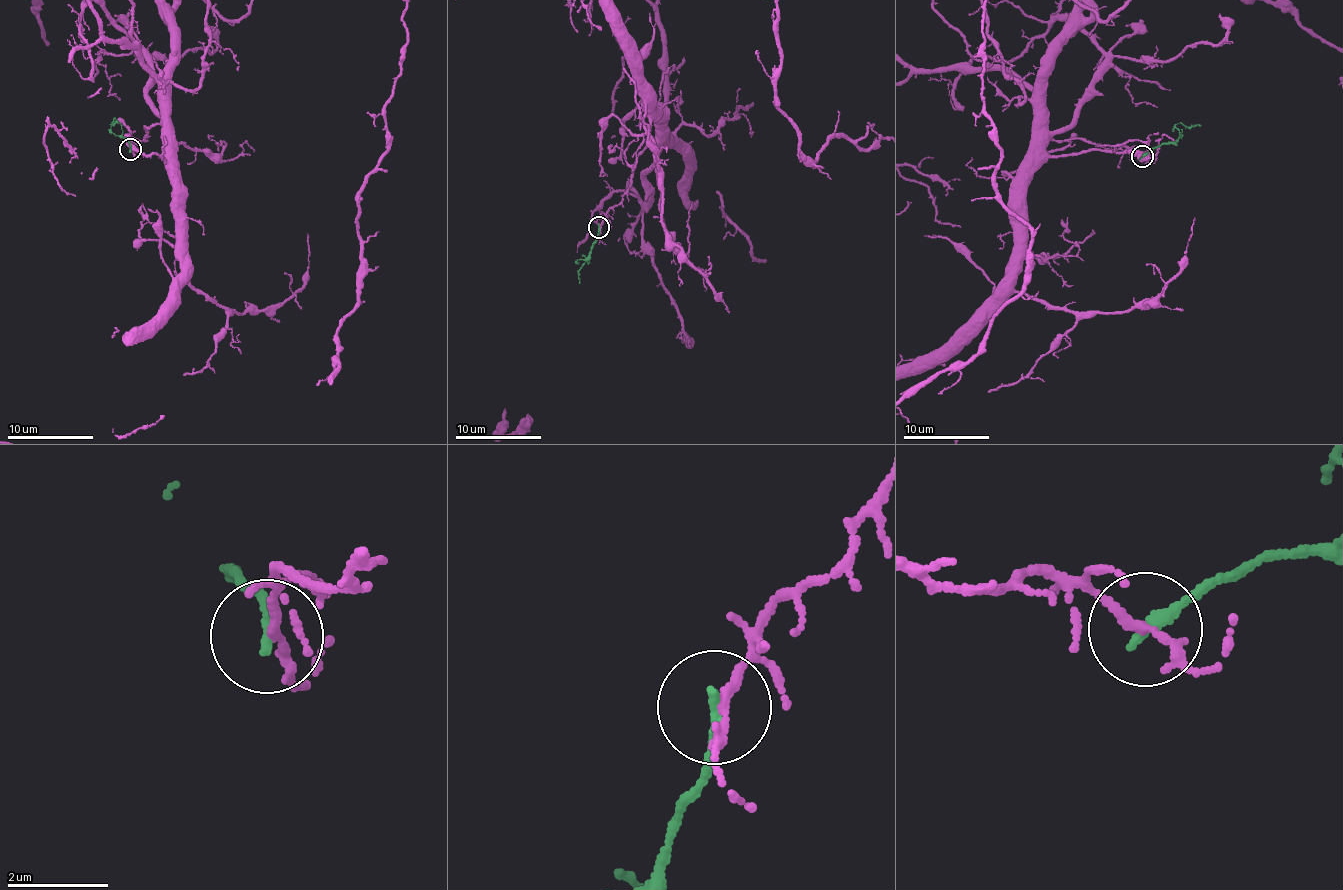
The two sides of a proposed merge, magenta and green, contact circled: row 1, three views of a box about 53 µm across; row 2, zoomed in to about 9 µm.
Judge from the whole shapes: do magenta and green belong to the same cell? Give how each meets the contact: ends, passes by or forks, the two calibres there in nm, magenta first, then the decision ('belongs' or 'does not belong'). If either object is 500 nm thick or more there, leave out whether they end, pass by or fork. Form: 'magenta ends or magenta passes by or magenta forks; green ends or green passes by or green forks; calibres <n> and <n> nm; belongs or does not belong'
magenta passes by; green ends; calibres 170 and 220 nm; does not belong

